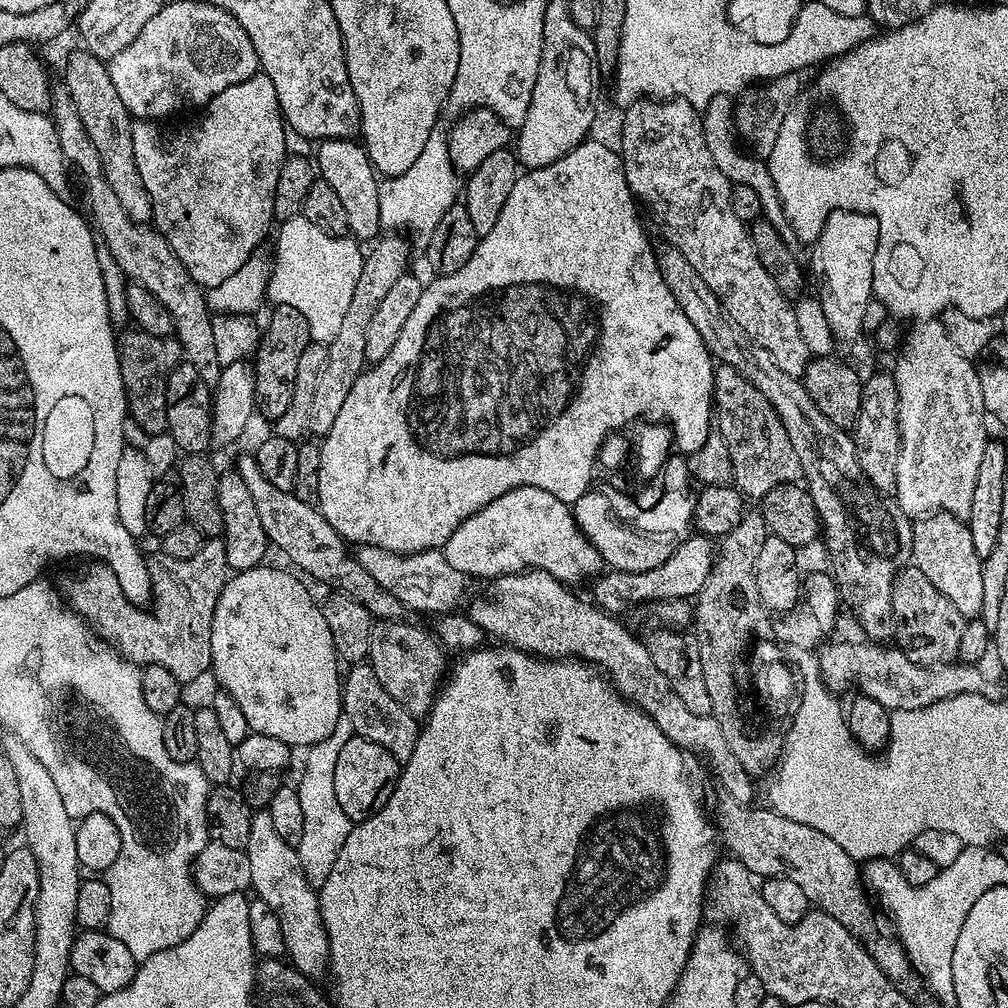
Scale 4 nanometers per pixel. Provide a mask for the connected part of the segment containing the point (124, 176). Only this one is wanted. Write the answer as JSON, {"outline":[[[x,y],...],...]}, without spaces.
{"outline":[[[87,50],[72,52],[64,64],[62,83],[68,87],[70,98],[74,98],[74,106],[78,108],[78,118],[82,118],[82,126],[94,142],[94,150],[98,150],[100,171],[104,180],[114,190],[118,202],[122,202],[122,210],[134,218],[134,222],[148,224],[152,218],[150,194],[146,194],[146,186],[142,186],[142,174],[138,174],[138,166],[134,162],[134,146],[132,145],[132,125],[134,118],[126,110],[114,82],[110,79],[110,70],[105,61],[98,59]]]}

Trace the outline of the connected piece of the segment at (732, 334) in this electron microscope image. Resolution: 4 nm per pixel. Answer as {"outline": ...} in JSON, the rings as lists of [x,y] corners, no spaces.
{"outline":[[[667,242],[661,243],[656,248],[656,261],[662,270],[662,278],[666,286],[670,286],[670,294],[679,304],[679,308],[686,314],[694,328],[698,330],[713,359],[721,364],[732,366],[746,380],[756,387],[759,392],[772,404],[782,424],[786,428],[787,437],[798,454],[803,472],[803,483],[812,496],[814,506],[820,515],[823,535],[828,535],[828,556],[832,559],[830,575],[836,581],[836,587],[840,594],[843,607],[849,608],[856,615],[860,628],[865,632],[867,639],[872,642],[888,642],[893,639],[894,629],[892,626],[892,586],[896,581],[896,573],[901,567],[909,563],[912,554],[912,526],[913,521],[900,509],[895,499],[883,500],[881,493],[866,478],[862,466],[858,466],[858,454],[852,441],[851,435],[845,429],[834,426],[818,406],[814,406],[814,400],[810,398],[801,379],[786,374],[779,368],[772,355],[765,348],[756,345],[748,339],[743,331],[729,320],[720,305],[720,300],[712,293],[710,286],[702,282],[702,278],[686,262],[686,258],[680,250]]]}

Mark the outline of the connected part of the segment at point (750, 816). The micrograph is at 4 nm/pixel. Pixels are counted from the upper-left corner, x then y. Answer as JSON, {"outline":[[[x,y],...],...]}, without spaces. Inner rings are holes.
{"outline":[[[724,796],[722,802],[724,805],[720,808],[720,813],[714,816],[714,824],[718,829],[719,839],[729,848],[731,855],[746,866],[746,870],[752,872],[753,877],[767,878],[769,876],[785,876],[790,878],[790,882],[795,882],[803,892],[806,893],[809,905],[815,906],[819,911],[825,912],[830,918],[842,922],[846,930],[850,930],[856,935],[857,940],[861,941],[869,954],[878,962],[878,966],[888,979],[896,985],[902,992],[909,994],[915,993],[917,977],[914,975],[912,964],[908,960],[908,951],[904,949],[903,944],[895,935],[879,936],[876,933],[876,920],[872,917],[872,908],[868,905],[869,893],[866,891],[866,885],[862,879],[861,865],[834,838],[829,838],[827,834],[822,834],[822,830],[814,830],[811,826],[804,826],[802,822],[796,822],[790,818],[782,818],[782,814],[773,812],[767,806],[745,806],[734,798]]]}

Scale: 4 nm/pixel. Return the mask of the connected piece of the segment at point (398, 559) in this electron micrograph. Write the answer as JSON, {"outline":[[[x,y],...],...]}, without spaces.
{"outline":[[[369,544],[359,545],[355,553],[356,561],[405,609],[413,608],[416,612],[436,612],[444,614],[452,608],[464,596],[464,587],[470,584],[469,577],[462,570],[454,570],[450,562],[446,562],[443,551],[438,548],[427,548],[421,552],[397,554],[390,550],[382,550]]]}

